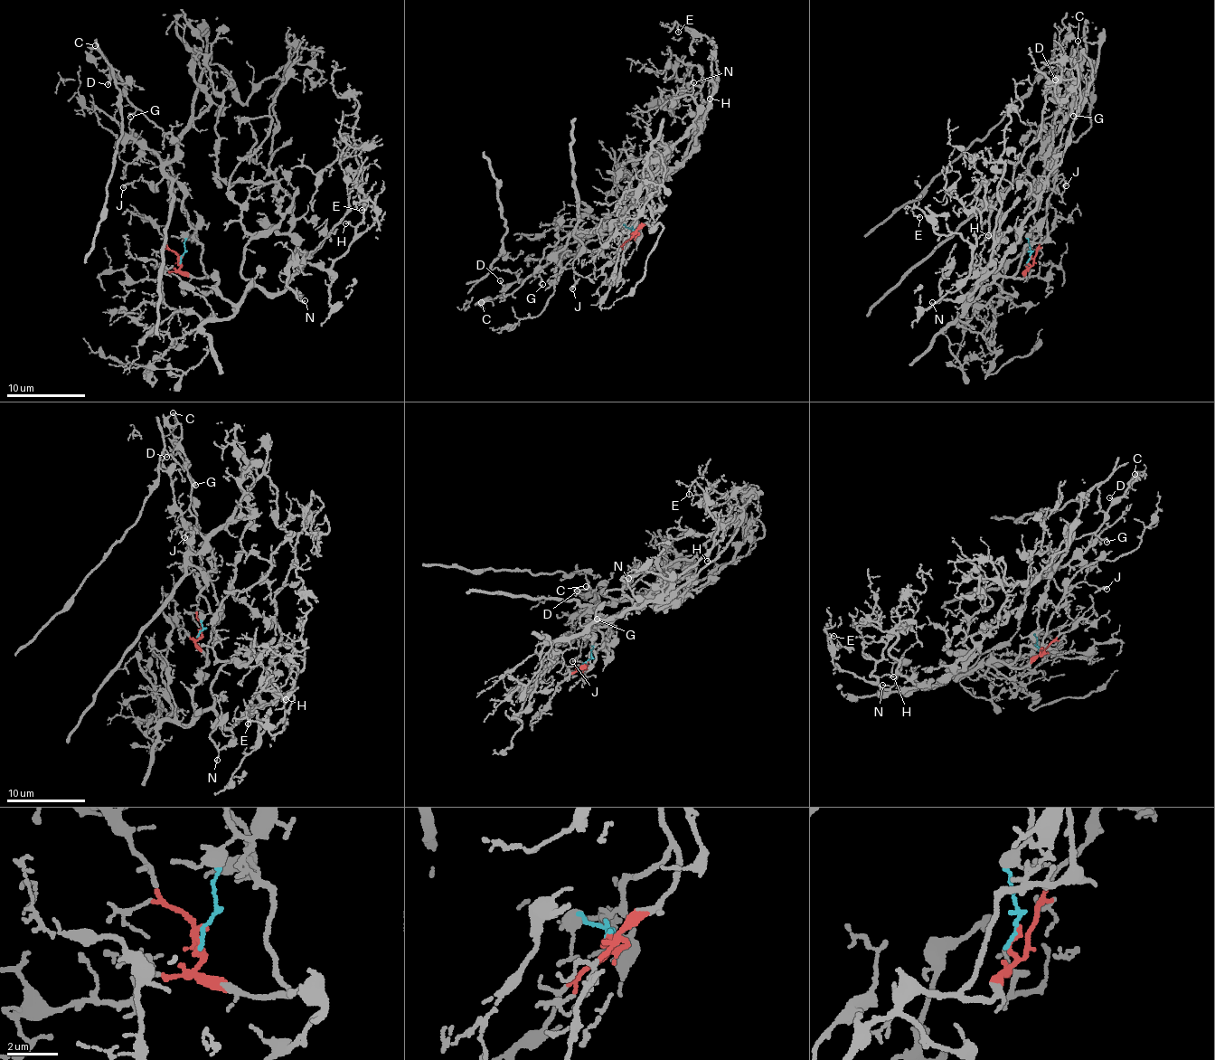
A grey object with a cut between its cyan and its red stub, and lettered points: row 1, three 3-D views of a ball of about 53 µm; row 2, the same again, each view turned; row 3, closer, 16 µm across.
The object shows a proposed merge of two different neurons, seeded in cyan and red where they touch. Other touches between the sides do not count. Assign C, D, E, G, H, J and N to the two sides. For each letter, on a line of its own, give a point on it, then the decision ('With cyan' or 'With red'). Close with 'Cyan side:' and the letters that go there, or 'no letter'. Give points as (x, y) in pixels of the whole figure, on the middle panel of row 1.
C: Place: (481, 302). With cyan
D: Place: (500, 280). With cyan
E: Place: (678, 32). With red
G: Place: (542, 284). With cyan
H: Place: (710, 99). With red
J: Place: (572, 288). With cyan
N: Place: (693, 82). With red
Cyan side: C, D, G, J

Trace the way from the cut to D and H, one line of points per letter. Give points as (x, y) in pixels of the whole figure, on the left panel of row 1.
D: (180, 258), (188, 214), (183, 189), (164, 168), (177, 144), (132, 105), (123, 83), (112, 77), (108, 84)
H: (182, 258), (237, 303), (328, 268), (354, 234), (345, 223)

